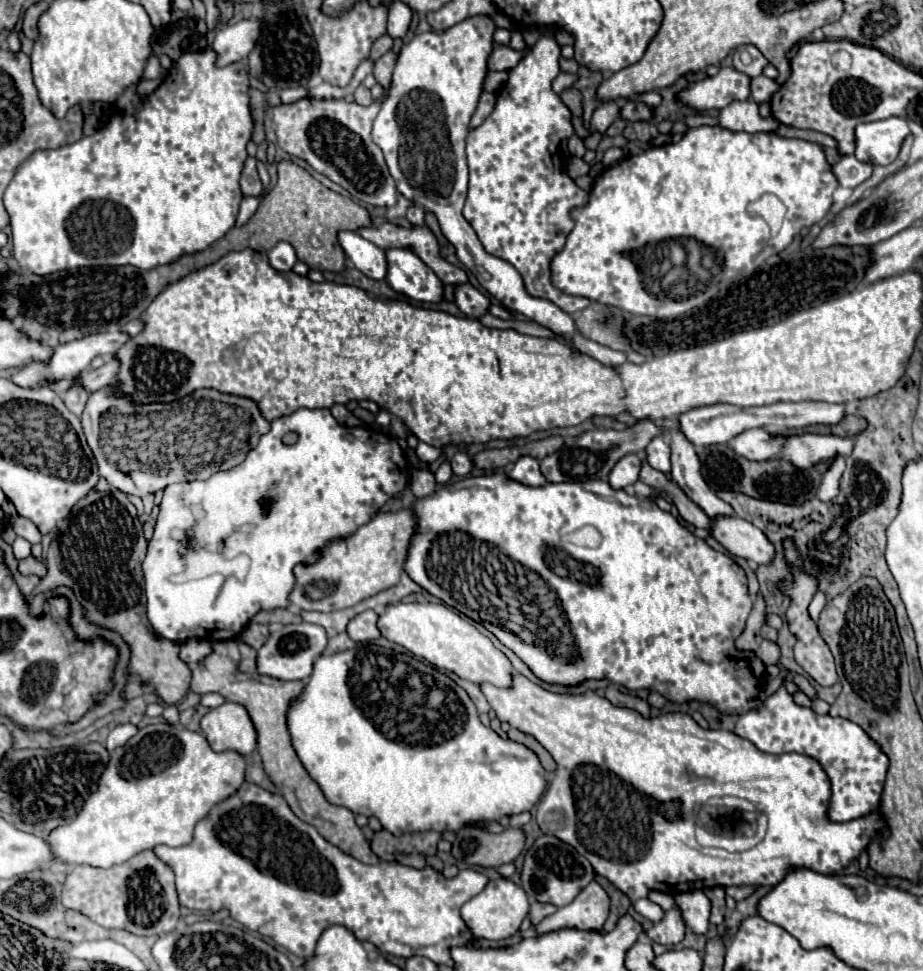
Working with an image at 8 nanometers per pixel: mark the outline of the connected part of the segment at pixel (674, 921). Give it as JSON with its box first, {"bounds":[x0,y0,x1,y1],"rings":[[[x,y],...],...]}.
{"bounds":[646,908,686,944],"rings":[[[670,908],[664,912],[664,918],[660,922],[656,922],[646,936],[658,944],[678,944],[684,940],[684,932],[686,932],[686,924],[682,920],[682,912],[680,908]]]}

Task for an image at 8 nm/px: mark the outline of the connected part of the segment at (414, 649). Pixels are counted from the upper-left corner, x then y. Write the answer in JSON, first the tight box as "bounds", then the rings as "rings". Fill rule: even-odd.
{"bounds":[376,602,514,688],"rings":[[[432,602],[388,604],[384,612],[378,616],[376,626],[380,628],[380,634],[384,638],[404,646],[416,656],[426,658],[436,668],[452,670],[460,678],[470,680],[474,684],[490,682],[498,688],[510,686],[512,672],[514,672],[510,660],[482,632],[478,632],[470,622],[460,618],[456,612],[452,612],[444,604],[432,604]]]}

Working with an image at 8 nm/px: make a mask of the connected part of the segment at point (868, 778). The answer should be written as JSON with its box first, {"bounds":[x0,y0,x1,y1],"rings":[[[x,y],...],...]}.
{"bounds":[734,686,888,822],"rings":[[[780,686],[760,708],[738,714],[734,732],[750,740],[762,752],[798,752],[814,758],[830,778],[832,796],[828,802],[828,820],[848,822],[878,810],[888,758],[880,744],[876,744],[858,724],[846,718],[832,718],[830,714],[820,716],[812,708],[798,706],[786,688]]]}

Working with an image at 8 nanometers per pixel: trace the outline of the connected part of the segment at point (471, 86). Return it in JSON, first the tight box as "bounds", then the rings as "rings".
{"bounds":[372,16,576,348],"rings":[[[472,16],[448,28],[444,34],[424,32],[404,44],[396,60],[388,98],[374,120],[372,140],[384,152],[398,192],[436,214],[442,234],[456,248],[458,260],[478,278],[478,282],[498,298],[506,310],[522,314],[552,330],[572,348],[570,340],[576,332],[572,318],[550,300],[530,296],[518,270],[506,260],[488,254],[470,222],[462,216],[468,190],[464,140],[482,94],[494,30],[496,26],[488,16]]]}

